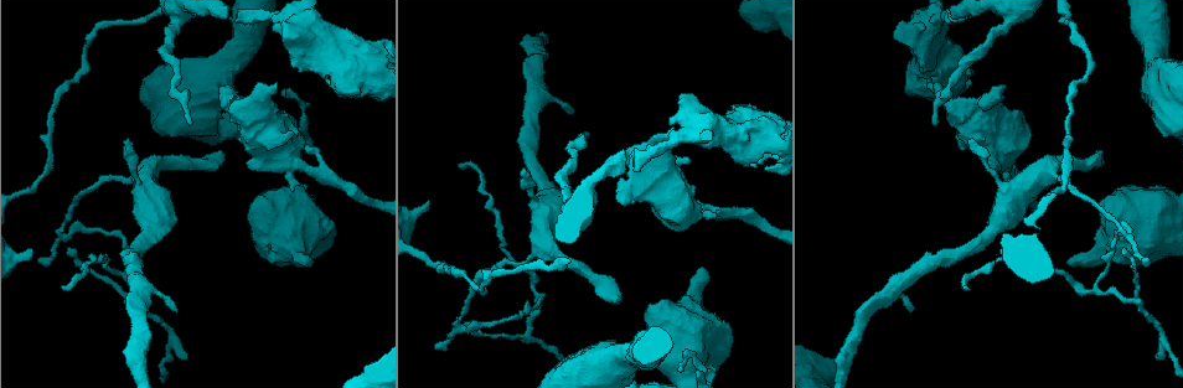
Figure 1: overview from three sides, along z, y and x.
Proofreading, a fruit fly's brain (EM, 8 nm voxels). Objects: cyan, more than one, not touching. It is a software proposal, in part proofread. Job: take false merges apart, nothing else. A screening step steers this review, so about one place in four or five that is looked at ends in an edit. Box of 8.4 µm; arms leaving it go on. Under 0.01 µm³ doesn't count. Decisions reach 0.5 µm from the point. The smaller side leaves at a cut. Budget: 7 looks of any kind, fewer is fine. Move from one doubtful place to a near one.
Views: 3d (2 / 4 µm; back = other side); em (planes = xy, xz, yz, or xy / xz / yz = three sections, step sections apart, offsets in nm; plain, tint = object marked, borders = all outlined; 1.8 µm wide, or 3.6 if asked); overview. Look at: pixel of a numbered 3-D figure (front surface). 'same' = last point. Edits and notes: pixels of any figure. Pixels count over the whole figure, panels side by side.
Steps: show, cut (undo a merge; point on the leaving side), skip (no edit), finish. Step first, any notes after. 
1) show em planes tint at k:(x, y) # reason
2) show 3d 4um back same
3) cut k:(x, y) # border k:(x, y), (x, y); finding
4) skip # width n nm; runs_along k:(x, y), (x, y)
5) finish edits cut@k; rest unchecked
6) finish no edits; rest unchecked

show 3d 2um at 1:(1137, 300) # branch point

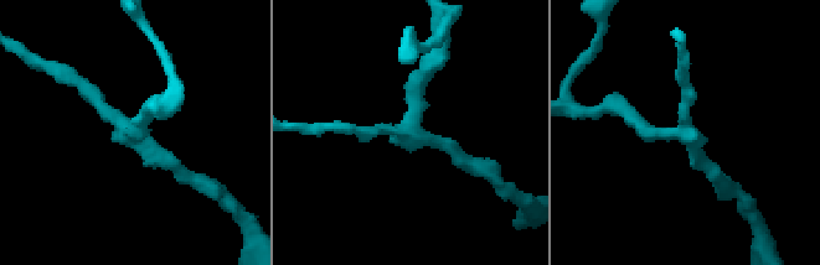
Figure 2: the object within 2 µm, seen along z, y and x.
show em planes tint at 2:(687, 135) # arms 3; need the tissue

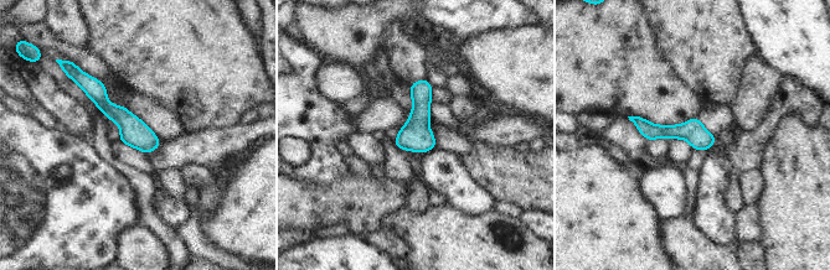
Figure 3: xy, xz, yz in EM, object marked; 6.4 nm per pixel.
skip # runs_along 3:(88, 79), (114, 113), (156, 143); continuous, no second neuron

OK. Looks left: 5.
show 3d 4um at 1:(61, 232) # abrupt turn

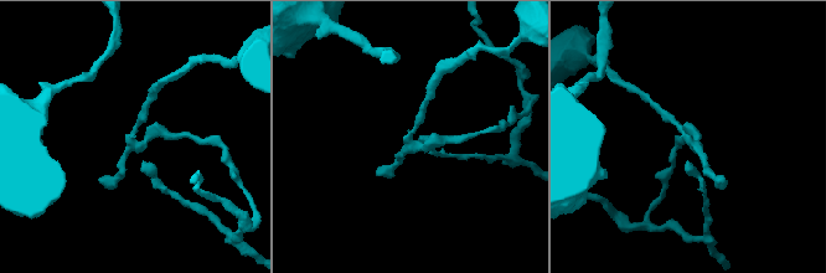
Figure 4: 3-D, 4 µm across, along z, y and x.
show em xz step 4 tint at 4:(693, 144) # need the tissue

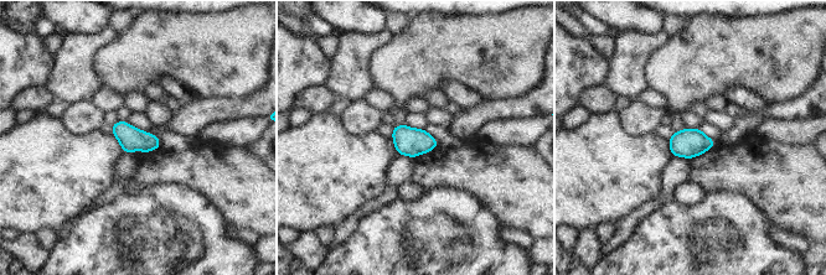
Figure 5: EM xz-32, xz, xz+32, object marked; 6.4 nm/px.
show em xy step 4 tint same # cut it another way

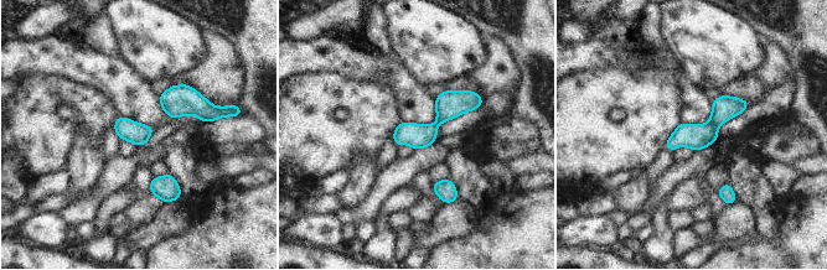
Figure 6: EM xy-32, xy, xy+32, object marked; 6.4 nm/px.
cut 6:(724, 108) # border 6:(709, 121), (717, 128); two neurons meet here

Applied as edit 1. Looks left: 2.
show 3d 4um at 1:(653, 180) # sudden change in width

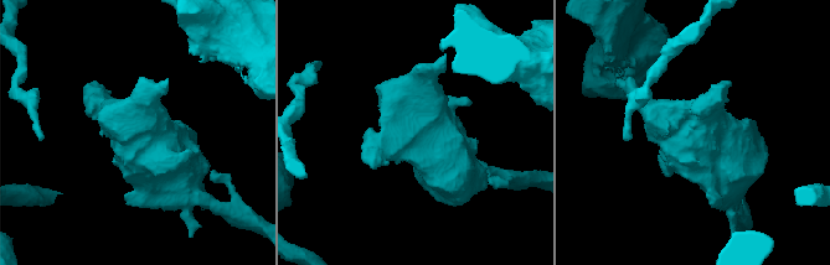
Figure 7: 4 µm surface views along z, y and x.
show em xy step 8 tint at 7:(418, 136)

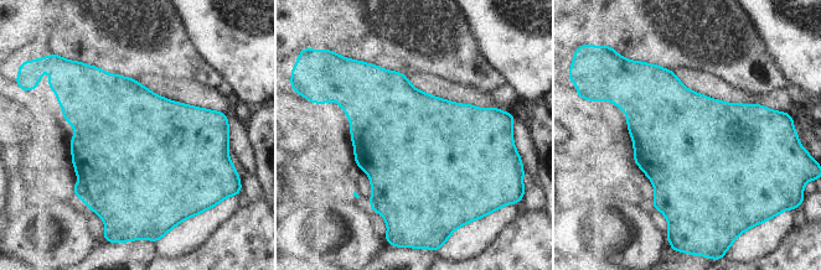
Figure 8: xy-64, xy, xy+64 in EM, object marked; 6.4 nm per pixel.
skip # continuous, no second neuron

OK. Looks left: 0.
finish edits cut@6; rest unchecked

